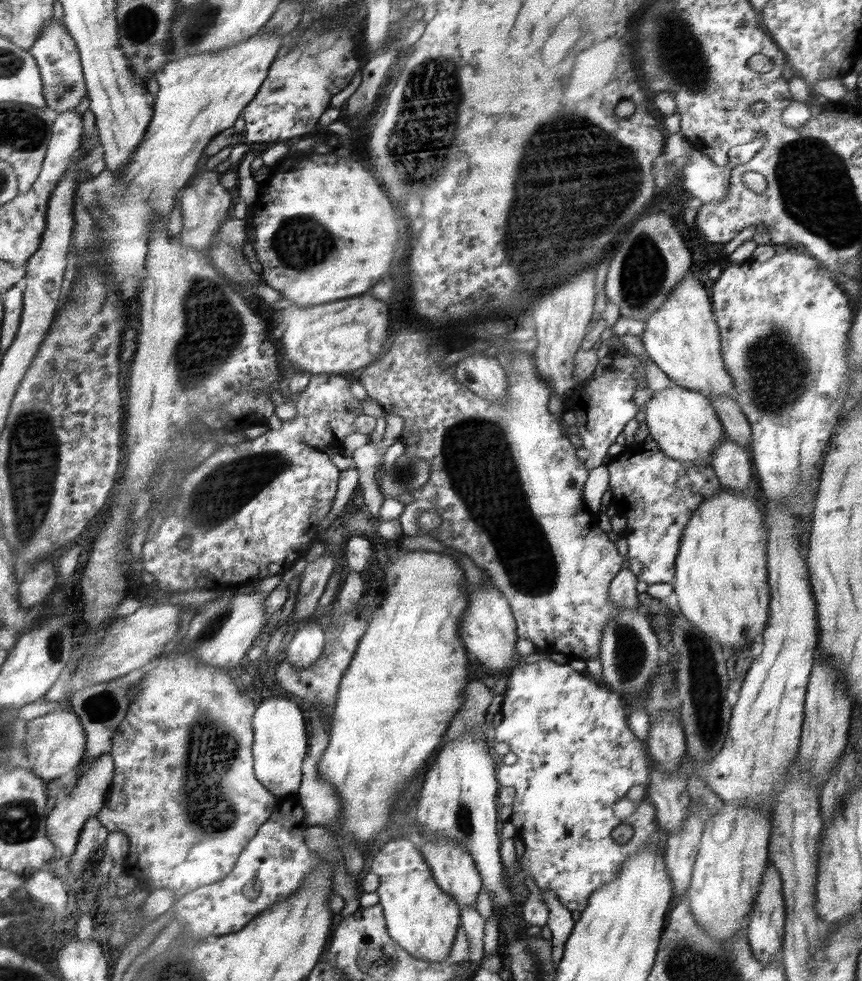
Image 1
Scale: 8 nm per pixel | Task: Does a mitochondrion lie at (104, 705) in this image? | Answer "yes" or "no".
yes

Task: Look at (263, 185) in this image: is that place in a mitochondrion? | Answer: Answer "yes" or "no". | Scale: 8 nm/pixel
no

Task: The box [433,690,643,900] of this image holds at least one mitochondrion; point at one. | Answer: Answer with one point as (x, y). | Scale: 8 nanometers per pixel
(464, 822)

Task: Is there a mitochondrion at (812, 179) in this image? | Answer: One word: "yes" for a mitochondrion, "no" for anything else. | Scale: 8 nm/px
yes

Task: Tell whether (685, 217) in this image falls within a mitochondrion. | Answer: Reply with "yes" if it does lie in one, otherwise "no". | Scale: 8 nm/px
no

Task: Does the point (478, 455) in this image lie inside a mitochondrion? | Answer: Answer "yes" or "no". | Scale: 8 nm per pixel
yes

